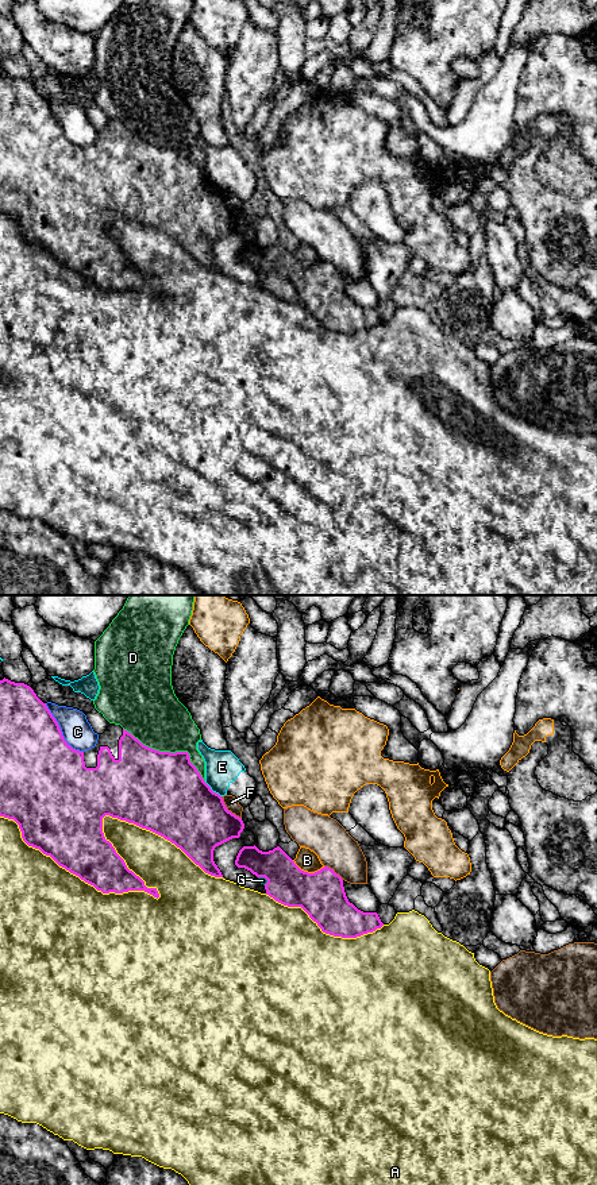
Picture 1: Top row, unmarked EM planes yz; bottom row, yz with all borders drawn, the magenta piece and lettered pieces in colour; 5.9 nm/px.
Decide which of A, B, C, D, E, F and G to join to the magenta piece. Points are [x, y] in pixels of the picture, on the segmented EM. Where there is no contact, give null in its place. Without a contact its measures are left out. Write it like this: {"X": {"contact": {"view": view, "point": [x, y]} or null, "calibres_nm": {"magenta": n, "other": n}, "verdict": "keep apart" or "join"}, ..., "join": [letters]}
{"A": {"contact": {"view": "yz", "point": [143, 883]}, "calibres_nm": {"magenta": 240, "other": 400}, "verdict": "keep apart"}, "B": {"contact": {"view": "yz", "point": [307, 872]}, "calibres_nm": {"magenta": 280, "other": 140}, "verdict": "keep apart"}, "C": {"contact": {"view": "yz", "point": [60, 730]}, "calibres_nm": {"magenta": 440, "other": 180}, "verdict": "keep apart"}, "D": {"contact": {"view": "yz", "point": [169, 752]}, "calibres_nm": {"magenta": 480, "other": 340}, "verdict": "keep apart"}, "E": {"contact": {"view": "yz", "point": [211, 790]}, "calibres_nm": {"magenta": 440, "other": 200}, "verdict": "keep apart"}, "F": {"contact": {"view": "yz", "point": [227, 810]}, "calibres_nm": {"magenta": 400, "other": 80}, "verdict": "keep apart"}, "G": {"contact": {"view": "yz", "point": [264, 876]}, "calibres_nm": {"magenta": 240, "other": 50}, "verdict": "keep apart"}, "join": []}

